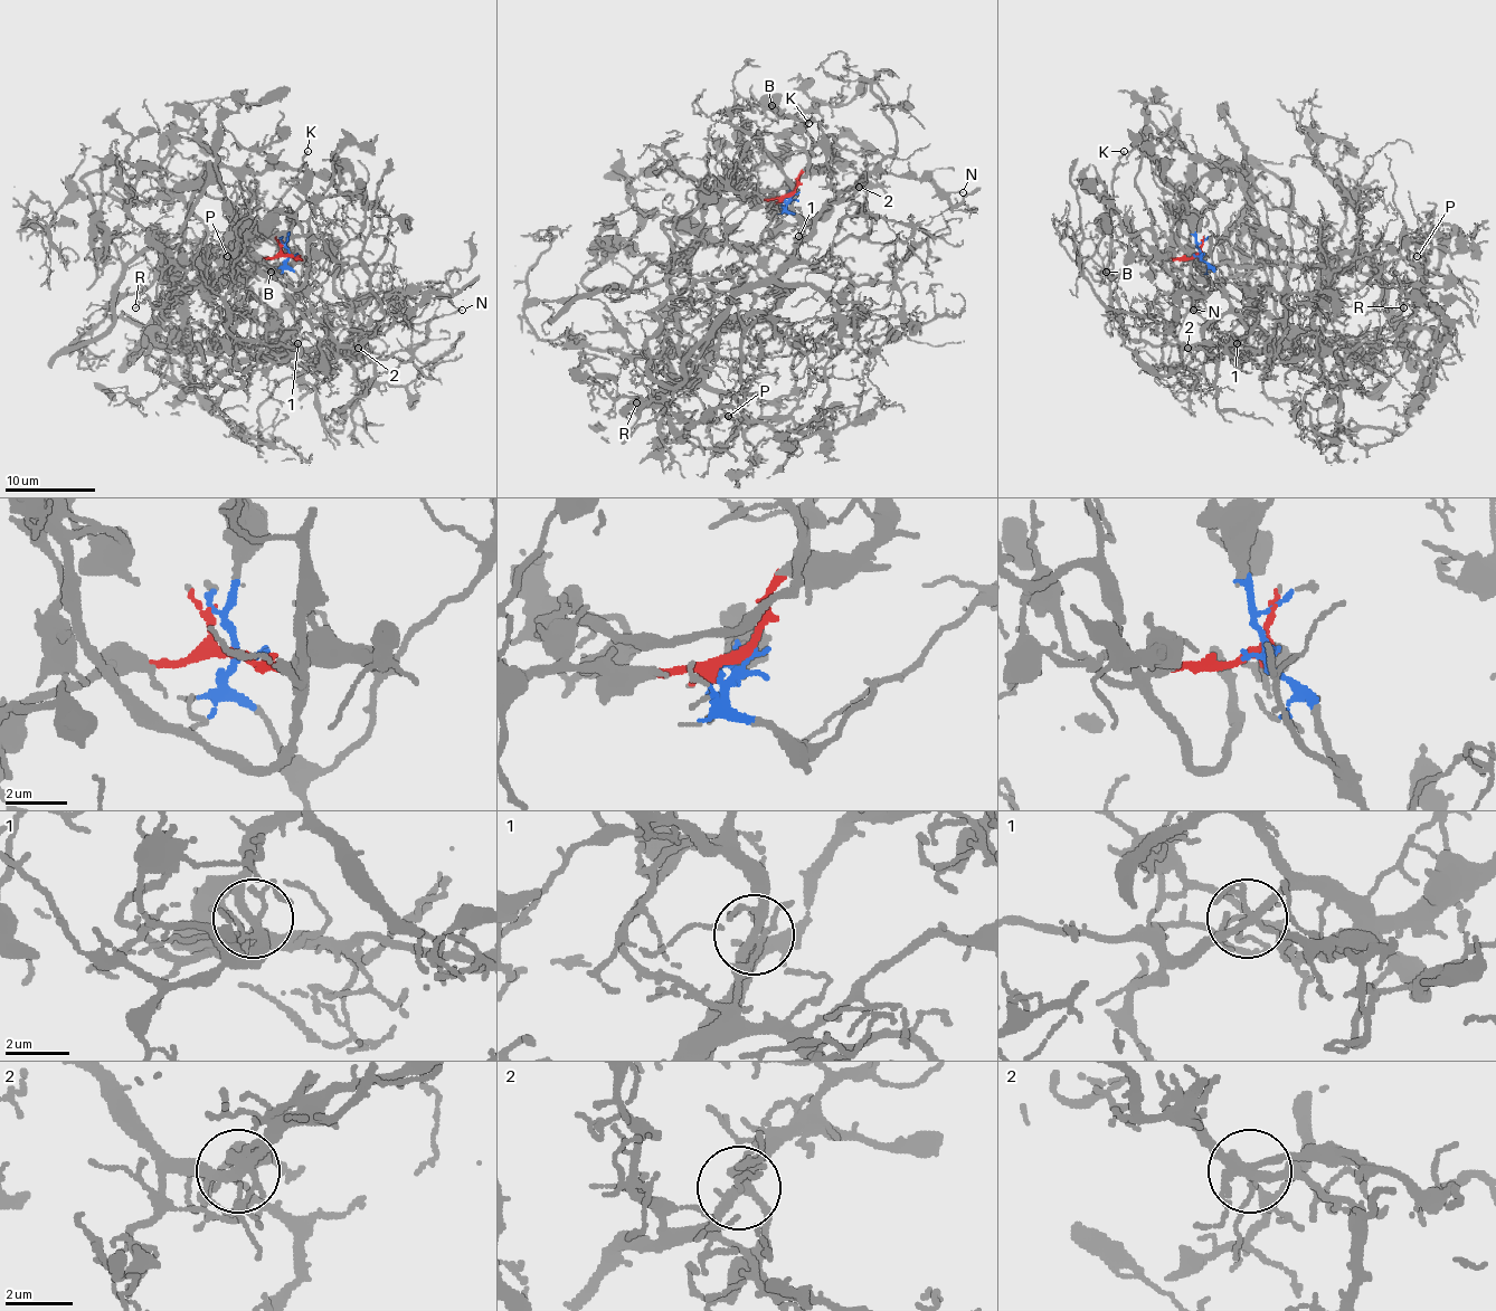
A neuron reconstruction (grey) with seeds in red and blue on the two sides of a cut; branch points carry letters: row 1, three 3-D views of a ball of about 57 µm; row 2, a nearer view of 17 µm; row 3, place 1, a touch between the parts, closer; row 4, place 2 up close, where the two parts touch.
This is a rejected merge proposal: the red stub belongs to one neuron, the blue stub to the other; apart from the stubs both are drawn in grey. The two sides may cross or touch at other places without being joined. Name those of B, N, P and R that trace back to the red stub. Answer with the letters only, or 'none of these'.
P, R

